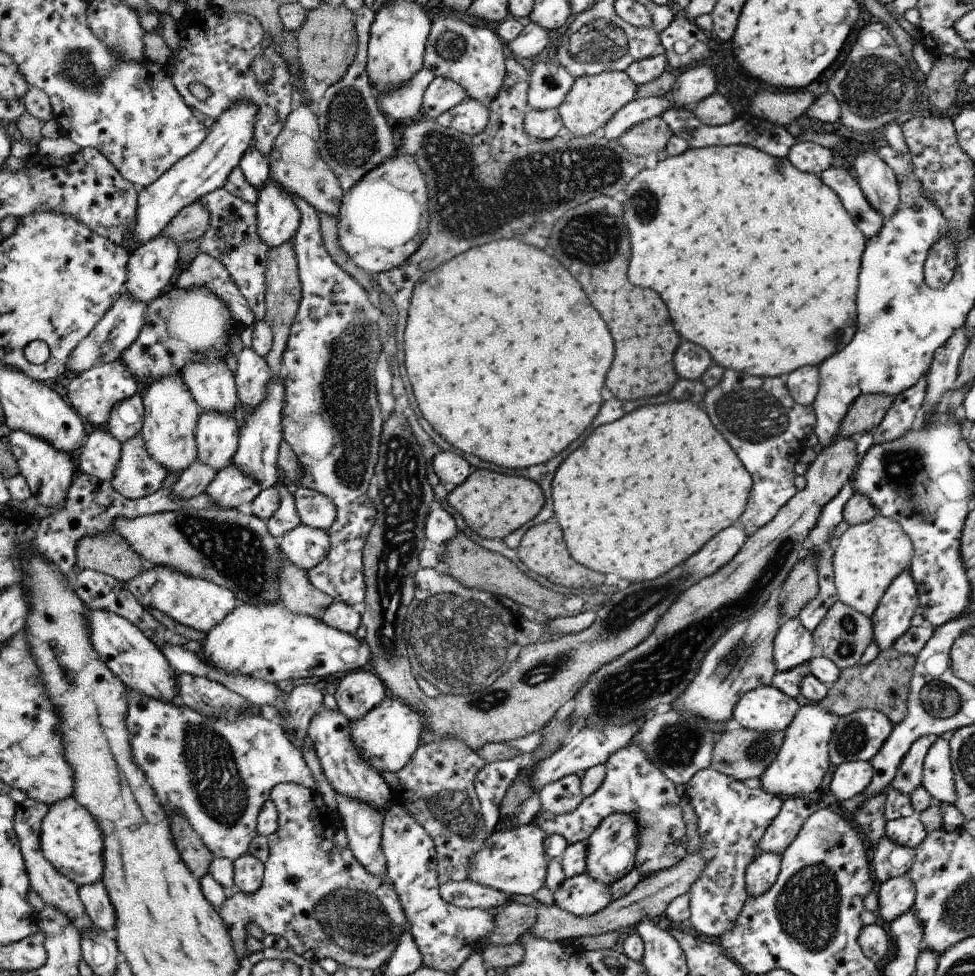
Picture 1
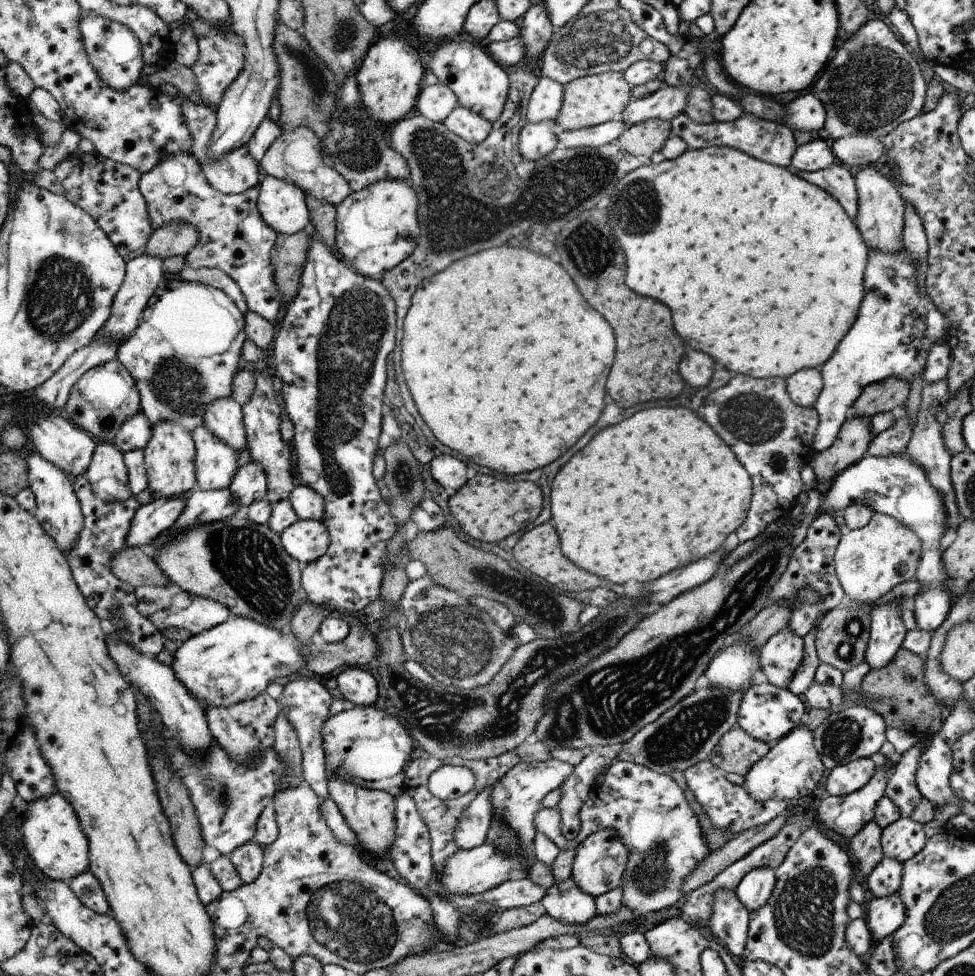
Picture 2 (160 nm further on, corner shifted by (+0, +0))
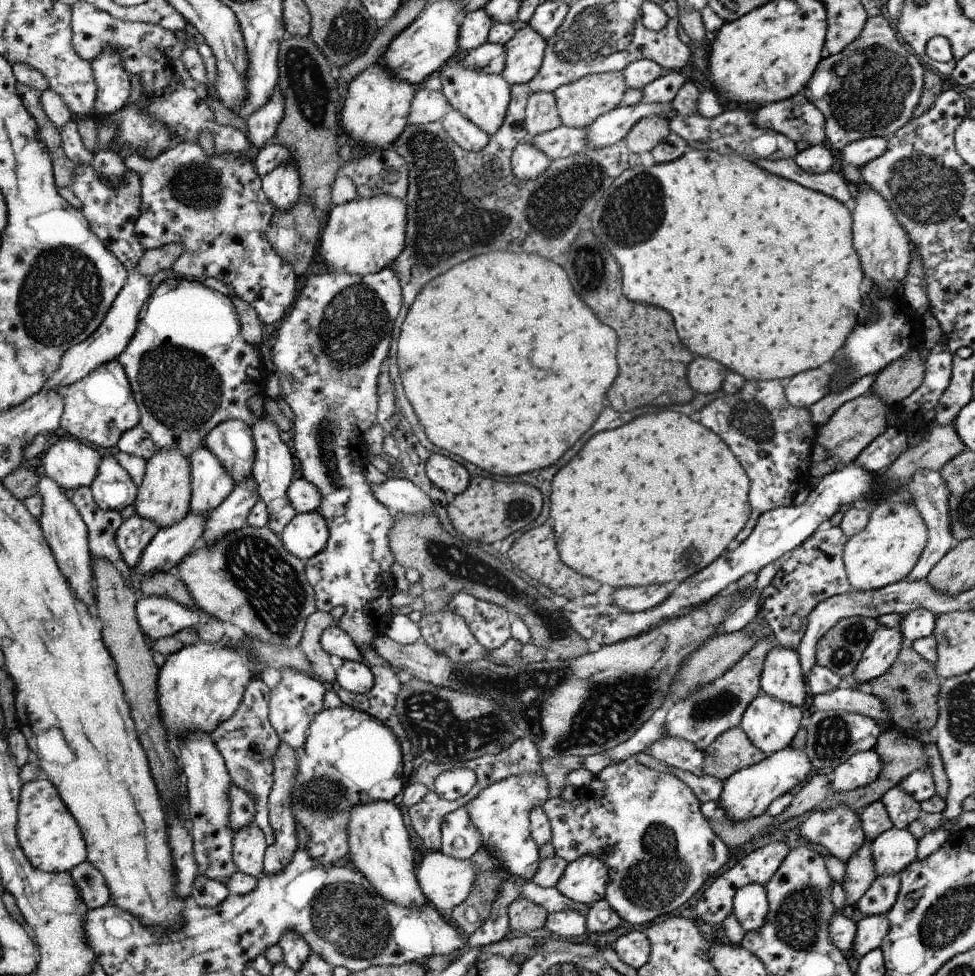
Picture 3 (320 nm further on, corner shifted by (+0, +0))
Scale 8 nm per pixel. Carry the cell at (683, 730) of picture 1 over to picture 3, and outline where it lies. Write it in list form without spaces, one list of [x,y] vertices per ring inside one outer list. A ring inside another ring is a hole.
[[[773,635],[764,636],[760,638],[752,650],[748,654],[744,654],[738,663],[734,664],[730,670],[723,674],[720,678],[717,678],[710,684],[707,684],[702,690],[699,690],[696,694],[693,694],[690,698],[676,703],[666,715],[666,721],[664,723],[665,731],[667,734],[664,737],[680,737],[684,740],[688,740],[692,744],[695,744],[701,751],[708,745],[711,745],[715,741],[717,736],[720,736],[723,732],[730,730],[738,726],[741,722],[744,712],[748,709],[748,706],[761,694],[761,673],[764,665],[764,660],[768,656],[768,652],[778,645]]]

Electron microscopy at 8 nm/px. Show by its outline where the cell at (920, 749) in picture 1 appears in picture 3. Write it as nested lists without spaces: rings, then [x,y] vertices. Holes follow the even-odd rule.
[[[903,783],[886,792],[881,802],[888,810],[893,827],[896,829],[909,829],[910,824],[919,818],[923,810],[920,803],[914,801],[914,798],[905,792]]]

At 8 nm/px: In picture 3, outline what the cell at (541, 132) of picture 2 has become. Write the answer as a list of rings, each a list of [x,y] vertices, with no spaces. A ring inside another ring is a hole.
[[[529,140],[519,143],[513,151],[512,169],[516,177],[522,180],[534,180],[542,170],[550,166],[551,160],[529,144]]]

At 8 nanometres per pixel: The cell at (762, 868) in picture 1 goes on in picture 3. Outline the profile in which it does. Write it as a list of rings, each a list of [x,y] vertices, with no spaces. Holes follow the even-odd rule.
[[[755,883],[738,890],[734,899],[734,916],[744,926],[746,934],[764,927],[768,910],[765,886]]]

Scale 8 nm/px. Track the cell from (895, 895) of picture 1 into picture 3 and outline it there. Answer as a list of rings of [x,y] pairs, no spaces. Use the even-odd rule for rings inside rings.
[[[885,915],[865,917],[857,923],[857,932],[853,943],[853,953],[856,958],[862,958],[869,951],[881,947],[890,924]]]

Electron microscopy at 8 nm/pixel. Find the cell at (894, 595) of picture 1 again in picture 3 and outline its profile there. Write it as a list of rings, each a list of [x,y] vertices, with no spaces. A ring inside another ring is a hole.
[[[878,624],[860,663],[854,670],[853,678],[867,687],[870,681],[885,675],[893,667],[905,644],[904,634],[898,627],[888,628]]]

